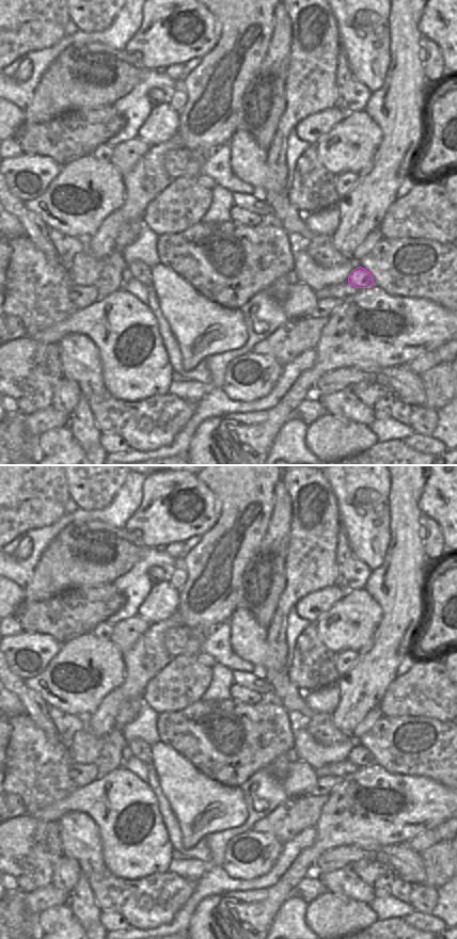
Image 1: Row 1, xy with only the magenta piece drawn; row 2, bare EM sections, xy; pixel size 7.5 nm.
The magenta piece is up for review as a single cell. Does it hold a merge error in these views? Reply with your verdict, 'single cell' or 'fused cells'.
single cell

